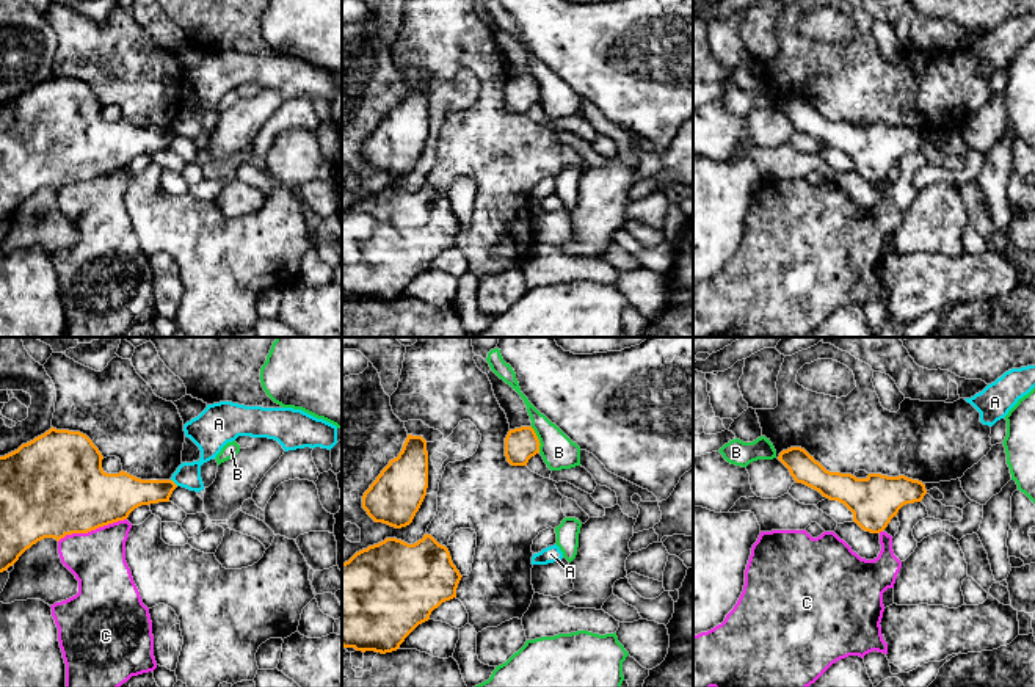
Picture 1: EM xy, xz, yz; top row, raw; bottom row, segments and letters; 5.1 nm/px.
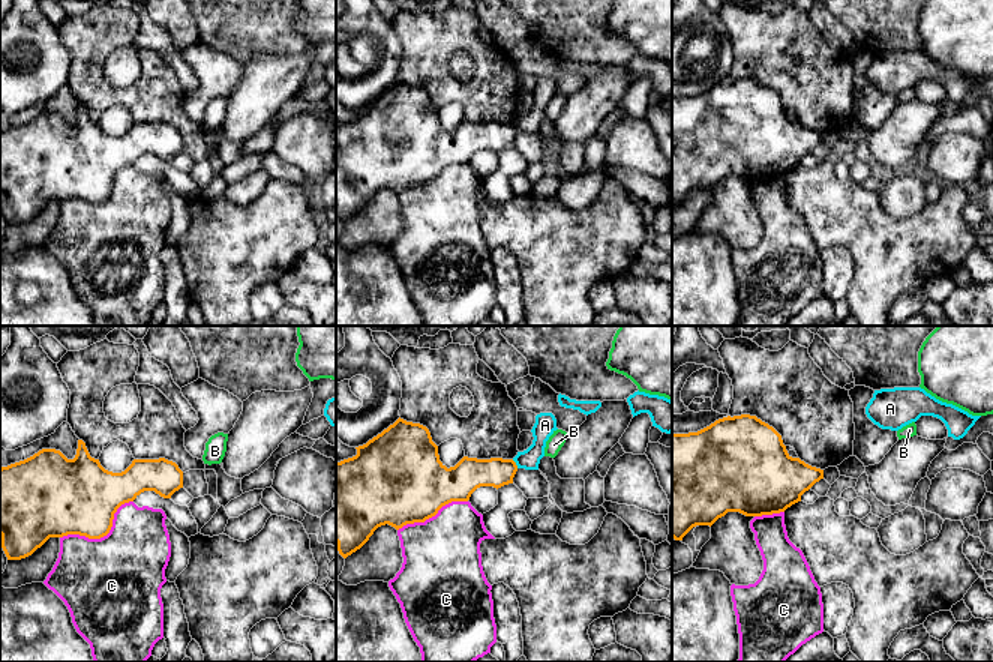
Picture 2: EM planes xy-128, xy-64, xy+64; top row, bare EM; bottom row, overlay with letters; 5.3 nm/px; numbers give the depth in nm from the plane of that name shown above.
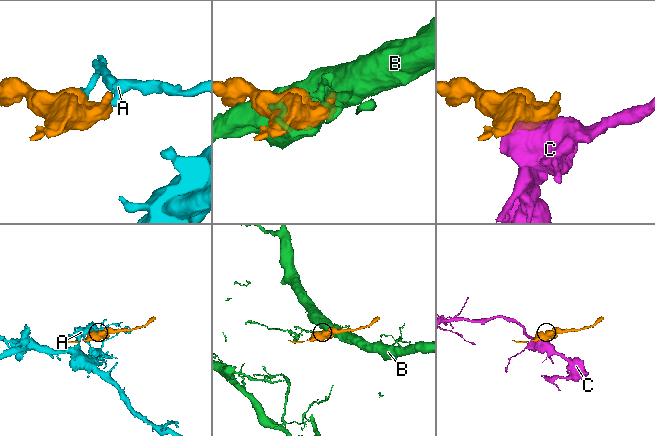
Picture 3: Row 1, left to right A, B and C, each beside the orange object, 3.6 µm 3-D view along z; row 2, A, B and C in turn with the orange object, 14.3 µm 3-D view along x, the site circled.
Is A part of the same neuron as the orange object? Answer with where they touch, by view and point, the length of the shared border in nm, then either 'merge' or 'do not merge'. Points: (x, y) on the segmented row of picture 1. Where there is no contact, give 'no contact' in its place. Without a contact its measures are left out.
xy (173, 482) | 50 nm | do not merge

